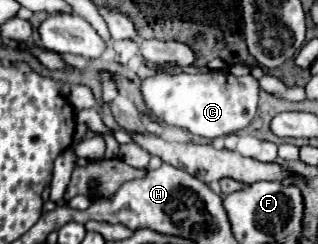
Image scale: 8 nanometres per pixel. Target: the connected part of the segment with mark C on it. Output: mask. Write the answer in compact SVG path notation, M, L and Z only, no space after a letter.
M218 71L180 75L160 73L156 77L142 81L142 95L146 101L146 109L152 117L168 125L184 127L194 135L202 135L208 139L230 135L244 129L256 113L258 91L260 87L256 77L236 77L232 73L224 75Z

